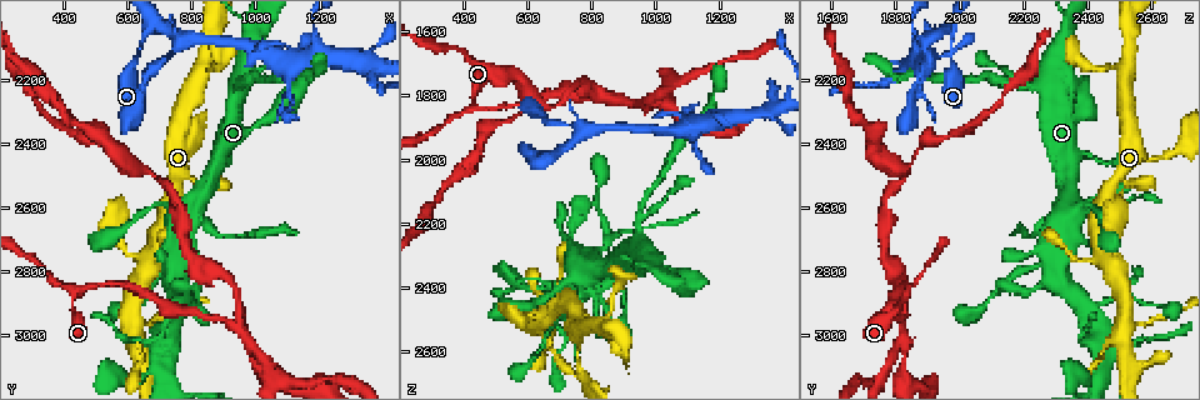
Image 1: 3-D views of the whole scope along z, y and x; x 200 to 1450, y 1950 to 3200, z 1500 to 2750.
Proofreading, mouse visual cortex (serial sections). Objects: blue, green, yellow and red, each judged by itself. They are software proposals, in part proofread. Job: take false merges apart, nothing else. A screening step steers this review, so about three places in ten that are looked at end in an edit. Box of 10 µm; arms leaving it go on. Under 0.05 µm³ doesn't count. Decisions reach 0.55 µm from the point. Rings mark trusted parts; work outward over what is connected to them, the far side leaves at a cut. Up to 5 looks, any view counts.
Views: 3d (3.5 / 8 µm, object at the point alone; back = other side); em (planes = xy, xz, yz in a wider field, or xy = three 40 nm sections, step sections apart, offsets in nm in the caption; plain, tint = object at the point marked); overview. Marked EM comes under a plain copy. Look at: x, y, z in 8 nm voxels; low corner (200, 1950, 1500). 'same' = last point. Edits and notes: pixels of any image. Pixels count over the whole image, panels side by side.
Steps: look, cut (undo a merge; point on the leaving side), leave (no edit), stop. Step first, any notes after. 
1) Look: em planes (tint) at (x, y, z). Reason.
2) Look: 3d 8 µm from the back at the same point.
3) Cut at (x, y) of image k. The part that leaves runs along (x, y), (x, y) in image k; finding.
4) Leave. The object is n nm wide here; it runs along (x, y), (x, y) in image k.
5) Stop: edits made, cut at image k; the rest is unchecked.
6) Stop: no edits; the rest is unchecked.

Look: 3d 3.5 µm at (440, 2870, 1840). Three-way junction.

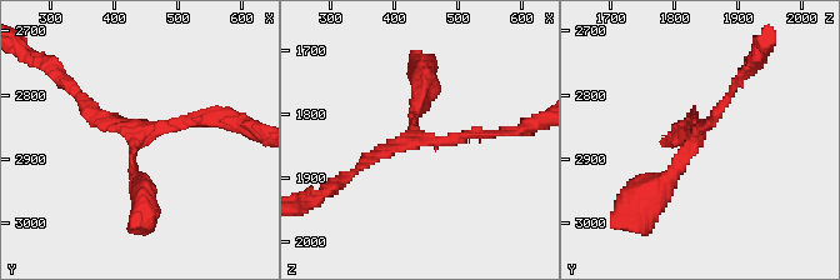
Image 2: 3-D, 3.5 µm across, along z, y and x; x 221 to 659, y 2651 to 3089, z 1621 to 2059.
Look: em xy step 2 (tint) at (435, 2870, 1830). 3 arms meet here; the arms are 150, 150, 250 nm wide; need the tissue.

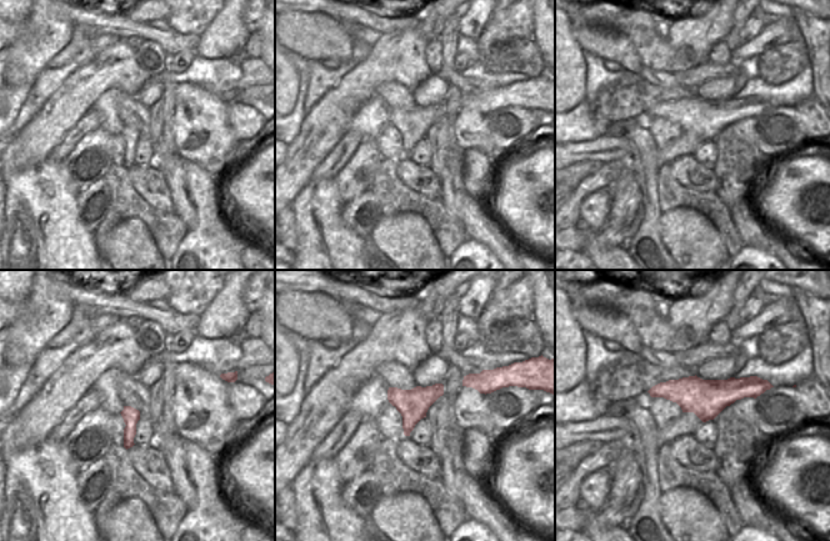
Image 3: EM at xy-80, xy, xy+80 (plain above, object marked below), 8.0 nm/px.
Leave. The object is 240 nm wide here; it runs along (755, 386), (728, 391), (653, 392) in image 3; all the same cell.

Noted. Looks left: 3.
Look: 3d 3.5 µm at (620, 3000, 2510). Sharp bend.

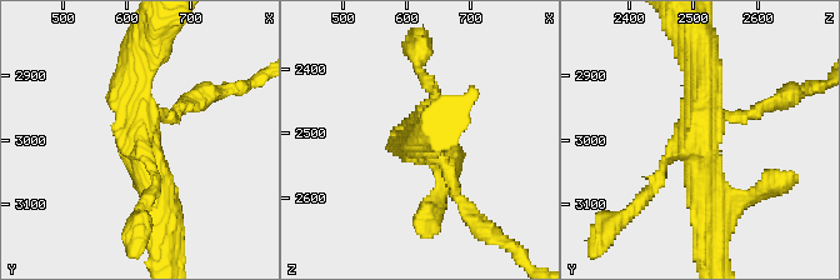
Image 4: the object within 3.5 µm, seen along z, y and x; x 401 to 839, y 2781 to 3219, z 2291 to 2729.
Look: em xy step 1 (tint) at (615, 2990, 2505). 4 arms meet here; the arms are 150, 150, 350, 400 nm wide; shape alone is not enough.

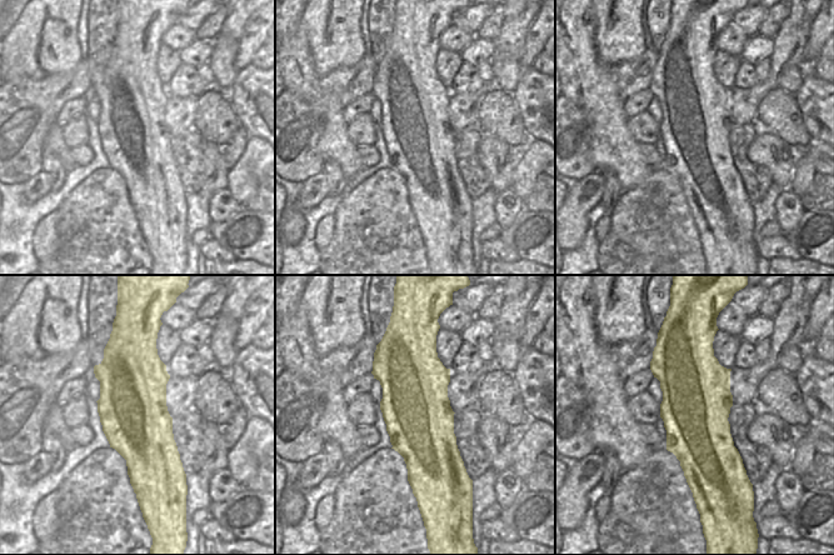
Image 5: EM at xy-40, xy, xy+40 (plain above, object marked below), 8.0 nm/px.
Leave. One cell here.

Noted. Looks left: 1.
Stop: no edits; the rest is unchecked.

